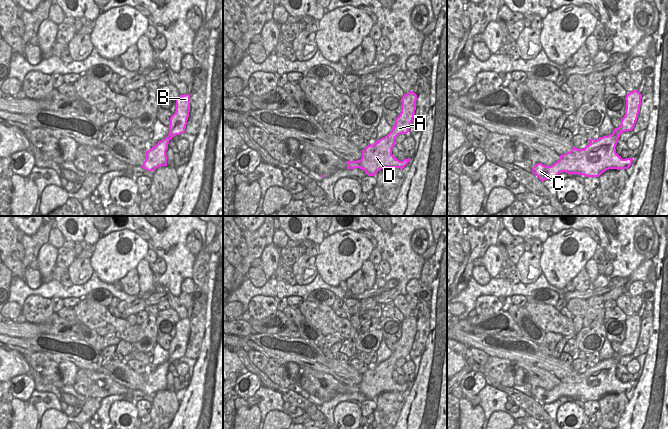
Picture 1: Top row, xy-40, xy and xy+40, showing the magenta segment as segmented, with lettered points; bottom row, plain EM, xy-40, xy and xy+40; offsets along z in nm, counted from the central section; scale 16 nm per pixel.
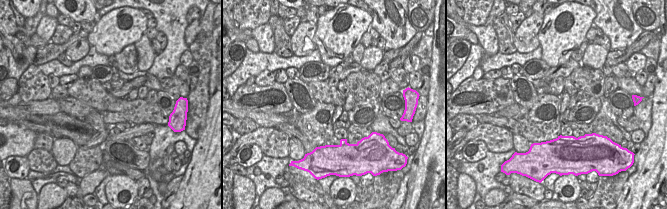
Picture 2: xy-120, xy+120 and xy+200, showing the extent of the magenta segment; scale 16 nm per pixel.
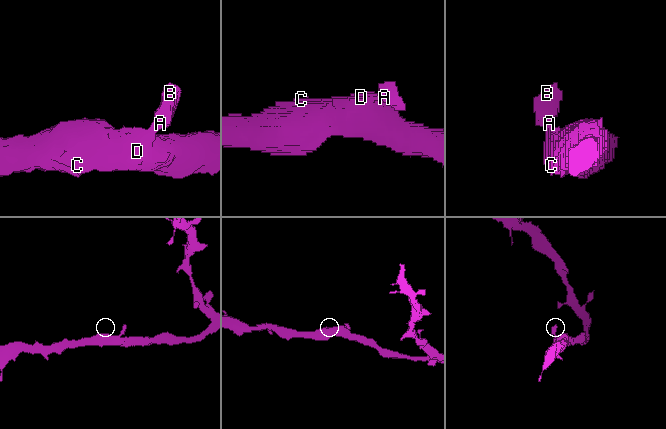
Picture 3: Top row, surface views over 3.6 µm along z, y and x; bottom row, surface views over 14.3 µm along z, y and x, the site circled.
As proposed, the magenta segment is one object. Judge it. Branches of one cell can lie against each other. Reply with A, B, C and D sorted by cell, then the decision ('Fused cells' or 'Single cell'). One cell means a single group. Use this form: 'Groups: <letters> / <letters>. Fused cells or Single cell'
Groups: A B C D. Single cell.

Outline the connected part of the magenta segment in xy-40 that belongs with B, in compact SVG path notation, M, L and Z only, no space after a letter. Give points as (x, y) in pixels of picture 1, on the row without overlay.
M180 319L176 323L176 335L170 341L169 358L168 360L159 365L149 375L146 375L146 383L141 390L147 395L154 395L158 391L167 390L167 379L169 365L176 359L185 356L187 344L190 336L190 319Z

